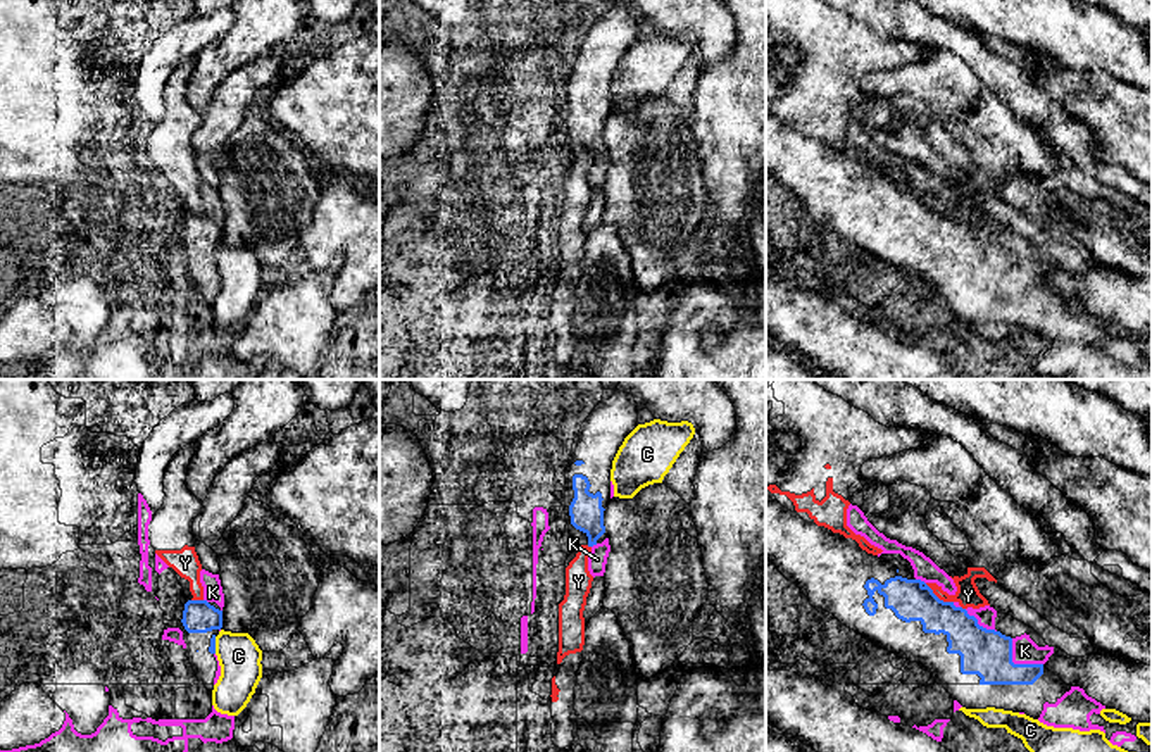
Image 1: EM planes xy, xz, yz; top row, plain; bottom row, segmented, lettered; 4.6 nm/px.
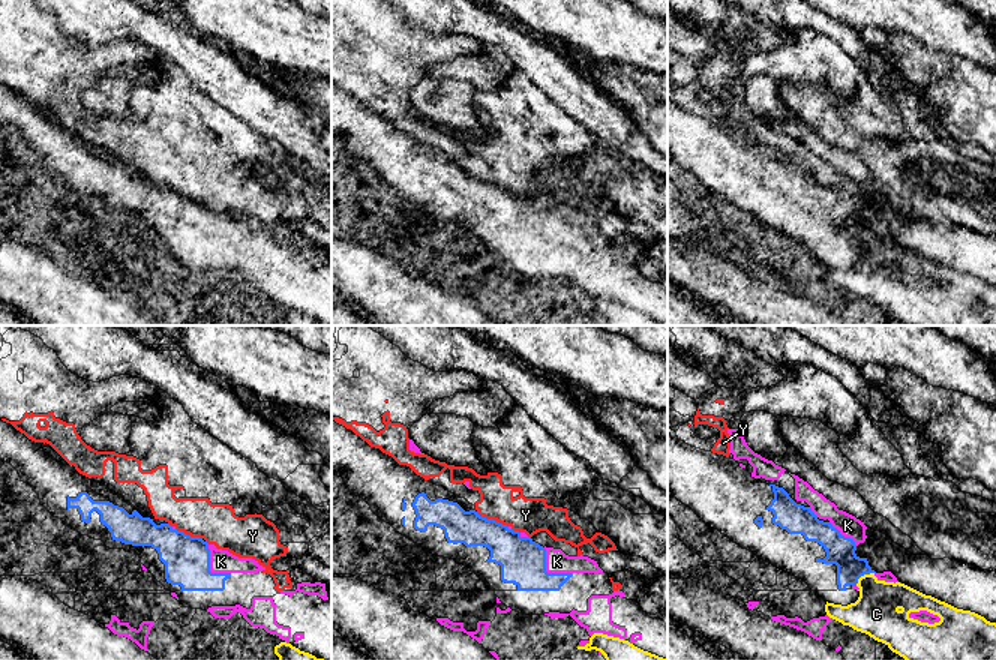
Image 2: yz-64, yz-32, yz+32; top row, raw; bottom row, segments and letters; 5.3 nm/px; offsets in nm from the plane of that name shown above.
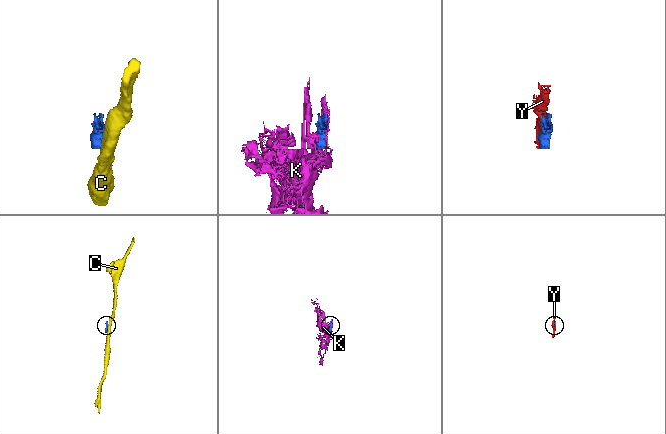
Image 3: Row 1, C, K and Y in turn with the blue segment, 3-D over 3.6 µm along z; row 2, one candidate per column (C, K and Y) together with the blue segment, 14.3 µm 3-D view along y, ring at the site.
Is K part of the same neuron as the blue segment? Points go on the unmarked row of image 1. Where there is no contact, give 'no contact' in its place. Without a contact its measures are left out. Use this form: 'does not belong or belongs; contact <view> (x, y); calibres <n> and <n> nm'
does not belong; contact yz (1016, 278); calibres 220 and 120 nm

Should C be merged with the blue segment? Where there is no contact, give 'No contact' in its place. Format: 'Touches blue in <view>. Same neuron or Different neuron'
Touches blue in xy. Different neuron

